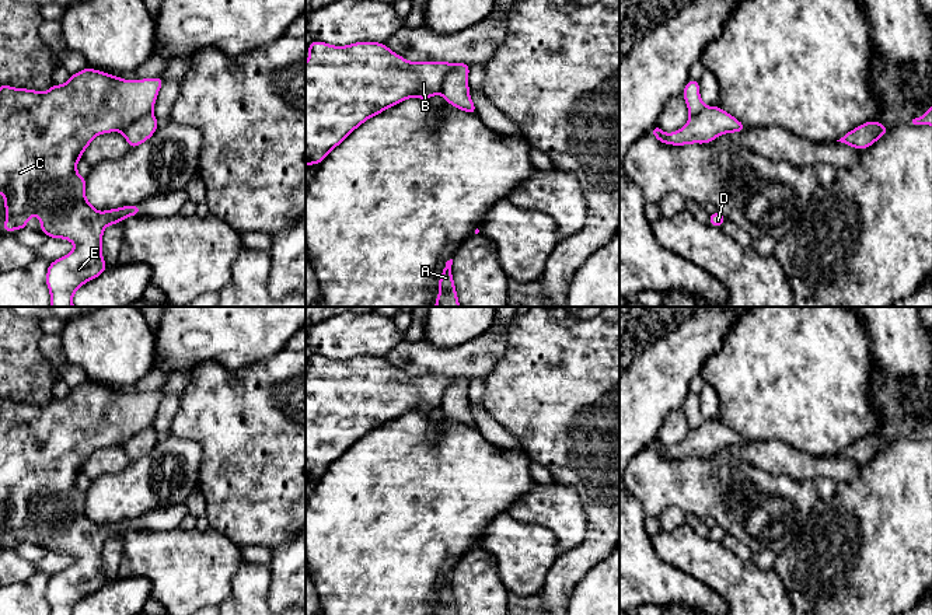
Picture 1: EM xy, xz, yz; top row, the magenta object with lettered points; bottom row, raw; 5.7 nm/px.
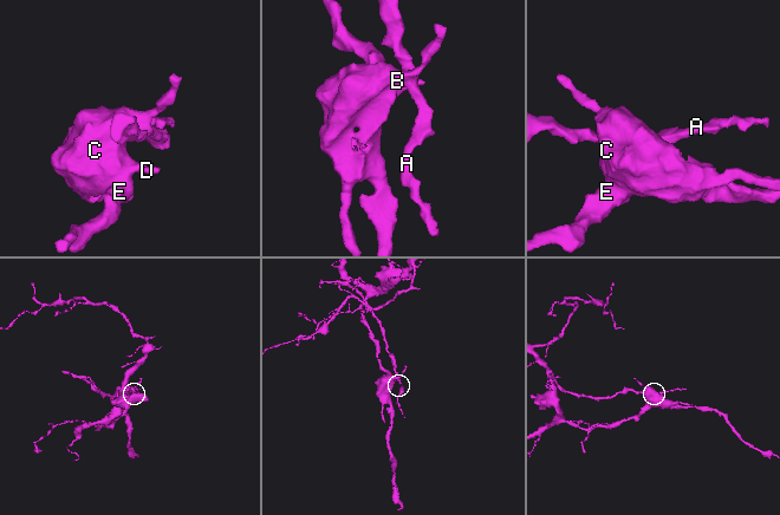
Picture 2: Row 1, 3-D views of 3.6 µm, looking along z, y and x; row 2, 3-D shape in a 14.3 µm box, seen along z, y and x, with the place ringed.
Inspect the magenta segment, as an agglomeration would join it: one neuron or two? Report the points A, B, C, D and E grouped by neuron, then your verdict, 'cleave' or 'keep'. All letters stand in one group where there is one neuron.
groups A / B C D E; cleave

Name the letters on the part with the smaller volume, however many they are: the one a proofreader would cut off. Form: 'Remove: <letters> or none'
Remove: A

